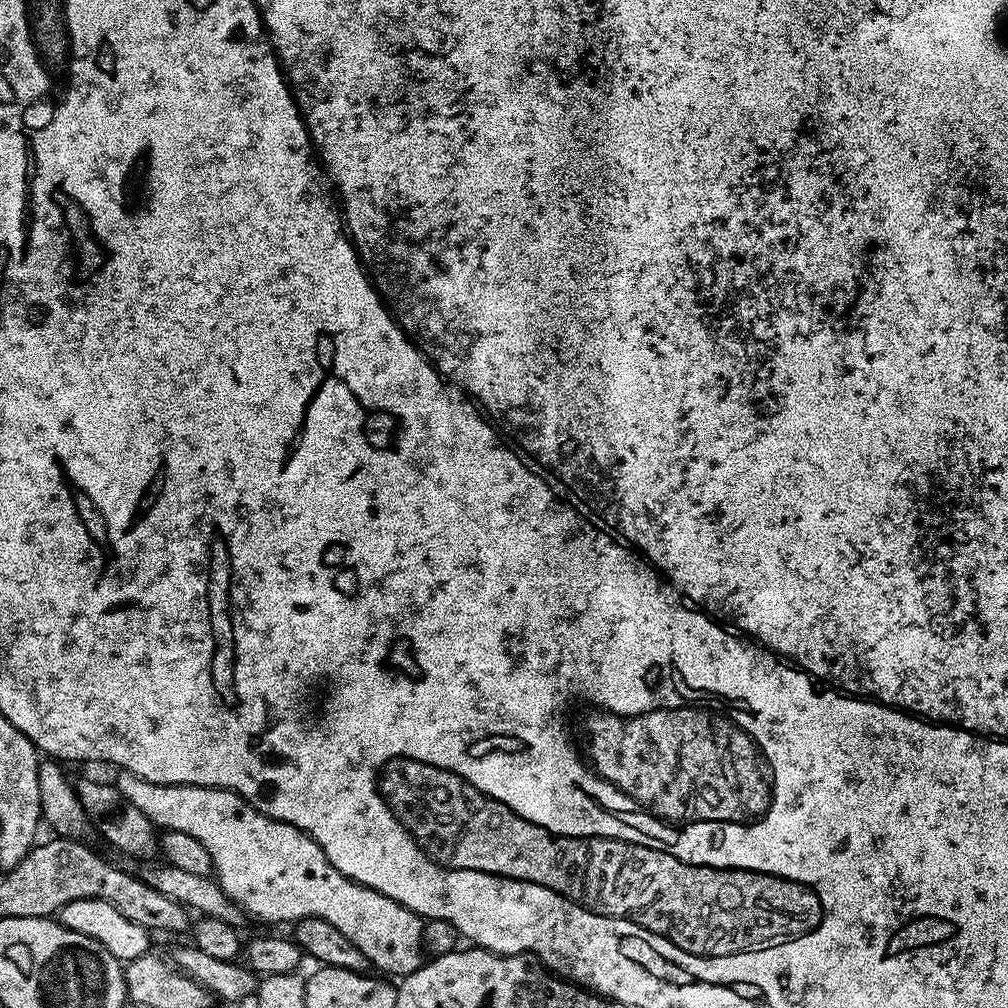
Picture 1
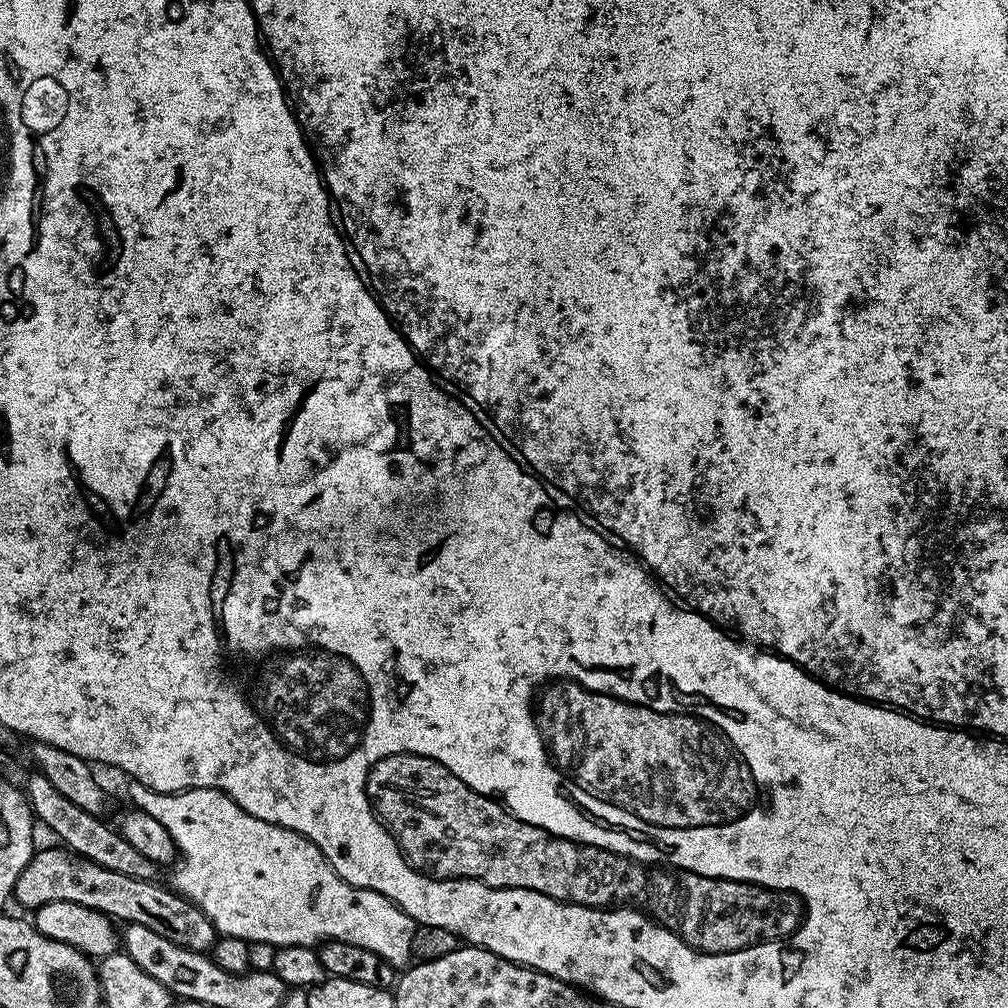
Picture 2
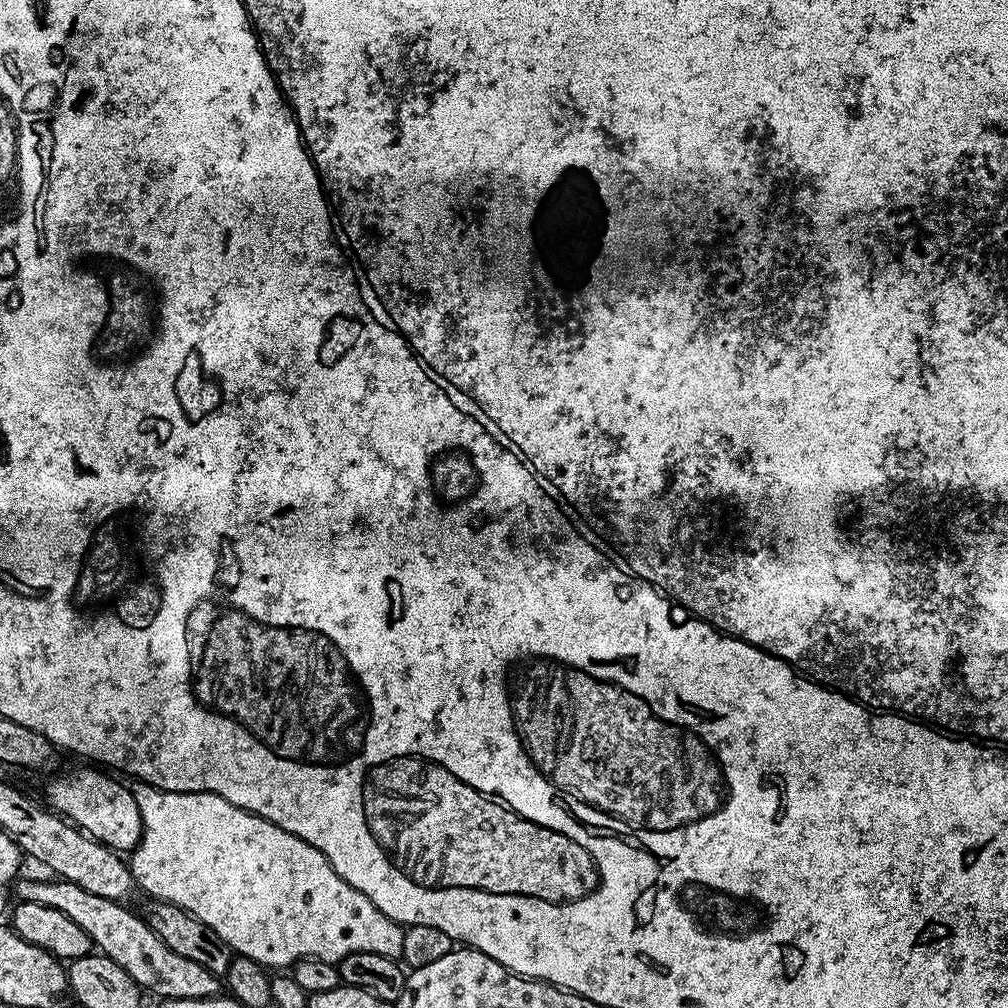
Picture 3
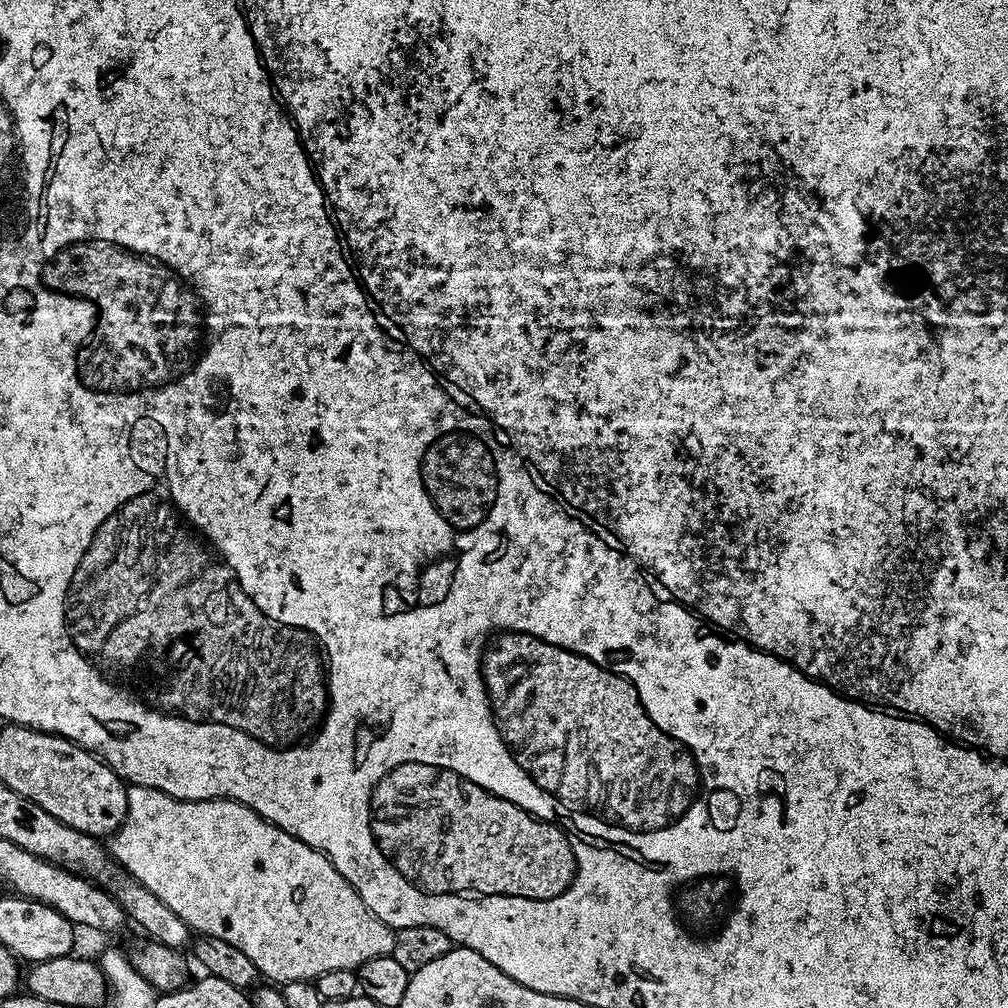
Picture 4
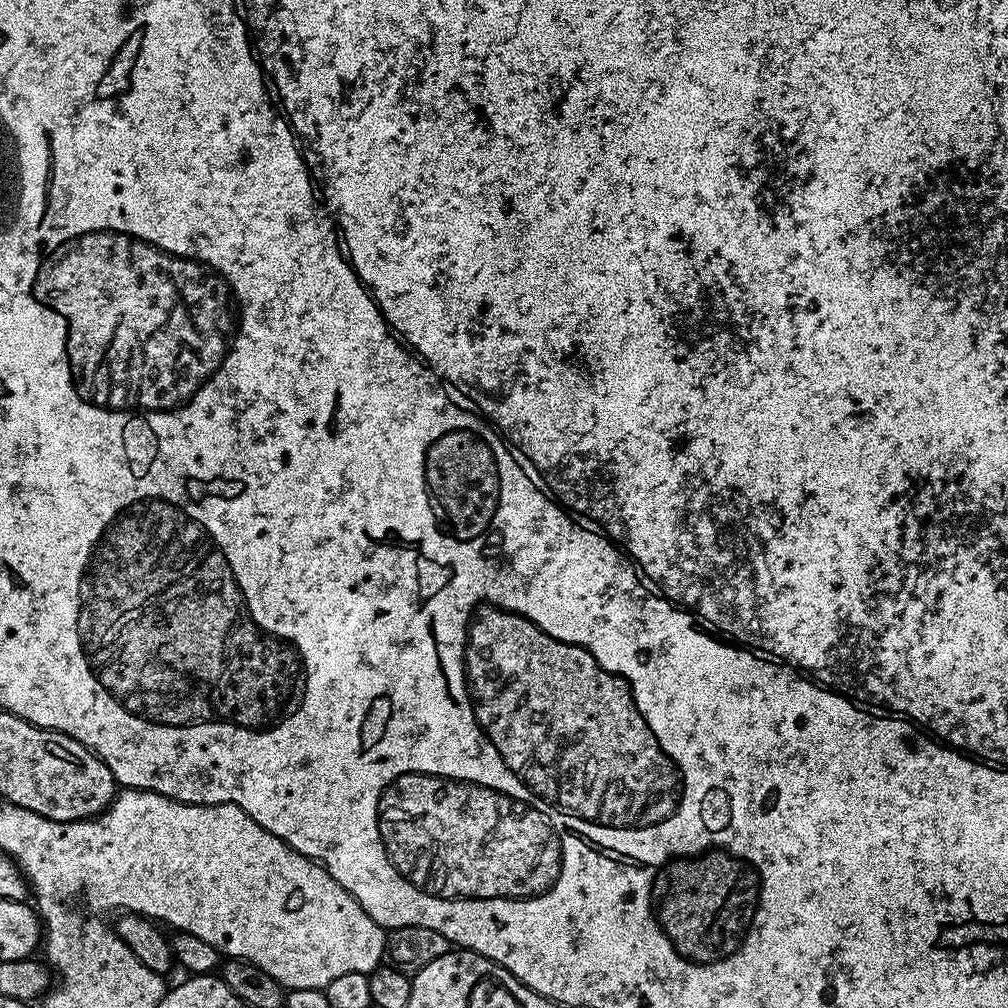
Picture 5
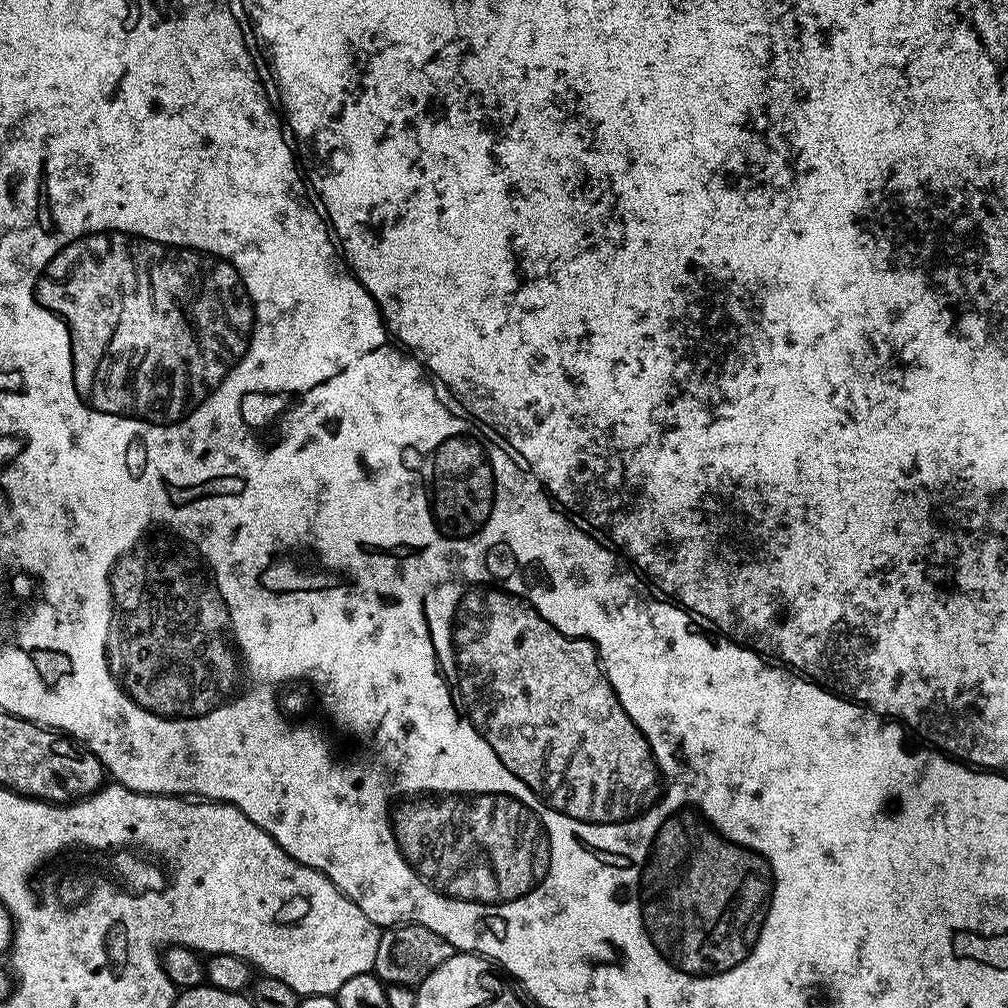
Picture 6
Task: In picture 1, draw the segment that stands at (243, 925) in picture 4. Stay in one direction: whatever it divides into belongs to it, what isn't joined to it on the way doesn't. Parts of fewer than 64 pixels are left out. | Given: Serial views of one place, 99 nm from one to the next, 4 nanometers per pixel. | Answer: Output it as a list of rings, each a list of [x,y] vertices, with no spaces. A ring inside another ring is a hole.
[[[131,774],[121,777],[118,780],[121,794],[130,798],[130,802],[134,802],[134,806],[138,806],[138,810],[142,810],[142,814],[146,814],[153,824],[164,830],[182,830],[182,834],[190,834],[190,838],[198,838],[198,842],[206,846],[206,854],[210,854],[212,859],[214,879],[232,903],[244,909],[251,919],[253,916],[268,924],[311,919],[330,922],[330,926],[338,926],[338,930],[342,930],[342,934],[346,934],[346,938],[350,938],[350,942],[354,942],[354,946],[366,954],[373,969],[381,968],[389,972],[384,973],[389,977],[409,976],[425,963],[426,953],[422,942],[424,920],[375,888],[368,888],[354,882],[349,876],[343,876],[326,858],[324,851],[302,830],[281,820],[263,816],[244,797],[226,788],[199,788],[197,784],[155,784]]]

